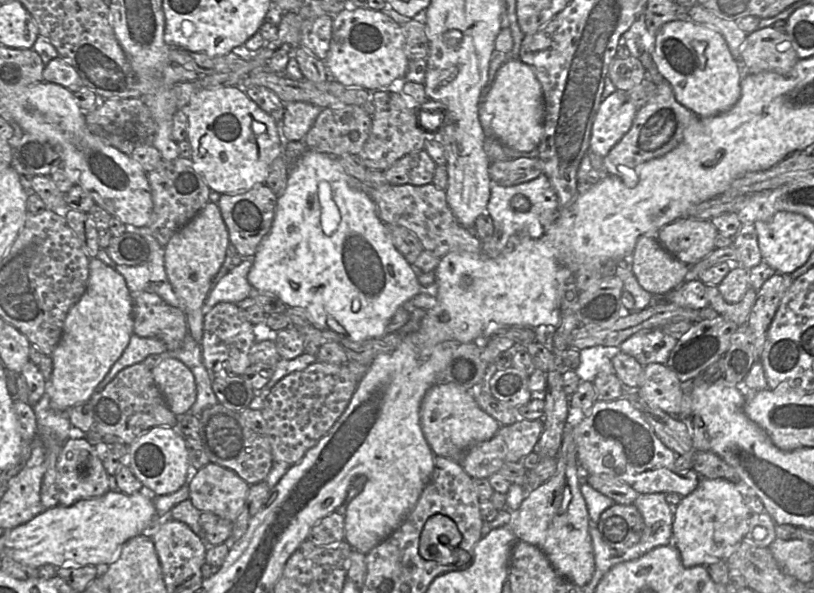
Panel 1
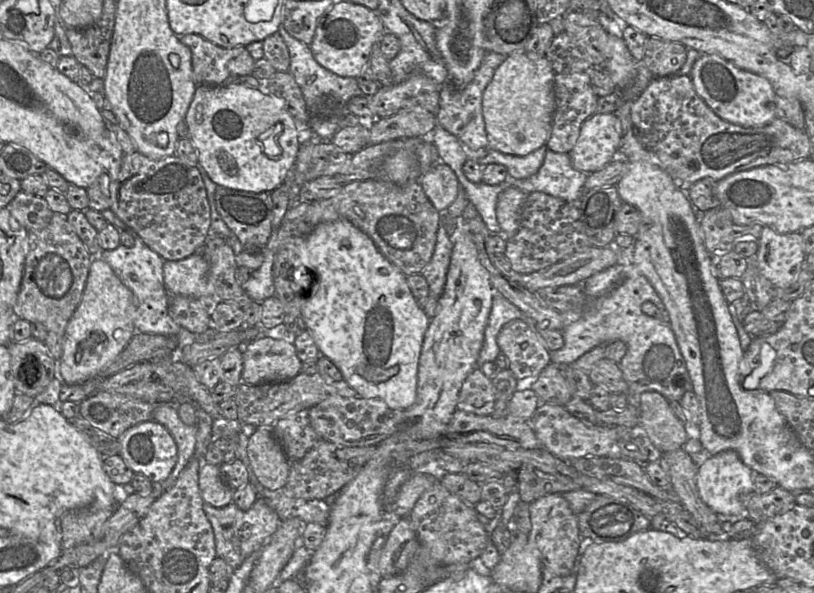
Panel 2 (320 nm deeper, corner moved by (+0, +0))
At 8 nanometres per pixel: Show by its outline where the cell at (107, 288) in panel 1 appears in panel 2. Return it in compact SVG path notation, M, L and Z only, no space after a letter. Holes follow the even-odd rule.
M98 258L92 259L82 299L63 335L62 355L58 361L61 383L74 385L95 378L113 362L135 335L135 299L112 270Z

